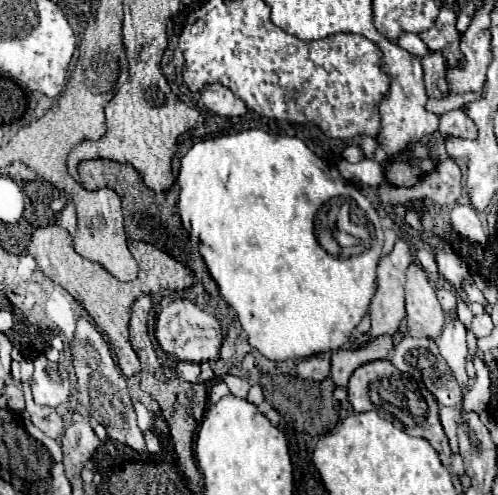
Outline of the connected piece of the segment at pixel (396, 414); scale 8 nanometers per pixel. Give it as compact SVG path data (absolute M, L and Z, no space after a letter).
M372 360L354 370L348 382L348 400L356 412L378 412L380 418L394 422L410 436L426 438L440 454L444 466L450 468L450 446L438 418L438 402L422 382L402 374L390 360Z

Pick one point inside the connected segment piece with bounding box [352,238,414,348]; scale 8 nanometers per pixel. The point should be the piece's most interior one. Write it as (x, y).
(387, 309)

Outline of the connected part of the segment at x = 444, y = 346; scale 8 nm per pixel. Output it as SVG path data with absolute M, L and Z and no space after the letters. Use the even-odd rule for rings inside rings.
M452 320L446 322L442 334L436 340L438 350L442 354L442 358L446 360L446 364L452 370L454 380L466 388L468 386L468 374L466 374L466 356L468 356L468 346L466 346L466 328L462 326L462 322Z

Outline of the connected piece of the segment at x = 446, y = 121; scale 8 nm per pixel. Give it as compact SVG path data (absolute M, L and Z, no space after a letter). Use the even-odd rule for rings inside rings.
M458 108L458 110L450 110L444 116L440 116L440 134L474 140L474 136L478 136L478 128L470 120L470 116L462 108Z

